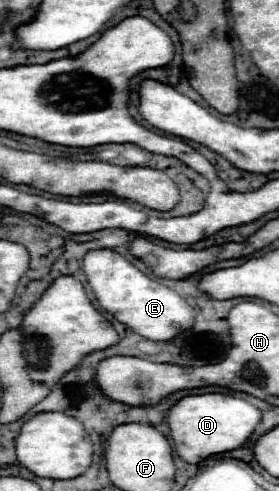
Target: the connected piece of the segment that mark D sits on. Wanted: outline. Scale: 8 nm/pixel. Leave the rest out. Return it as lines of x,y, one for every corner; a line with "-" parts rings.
217,392
185,396
179,402
175,402
165,416
175,450
181,456
181,460
189,464
199,464
207,456
239,448
253,434
259,420
261,412
253,404
245,402
243,398

